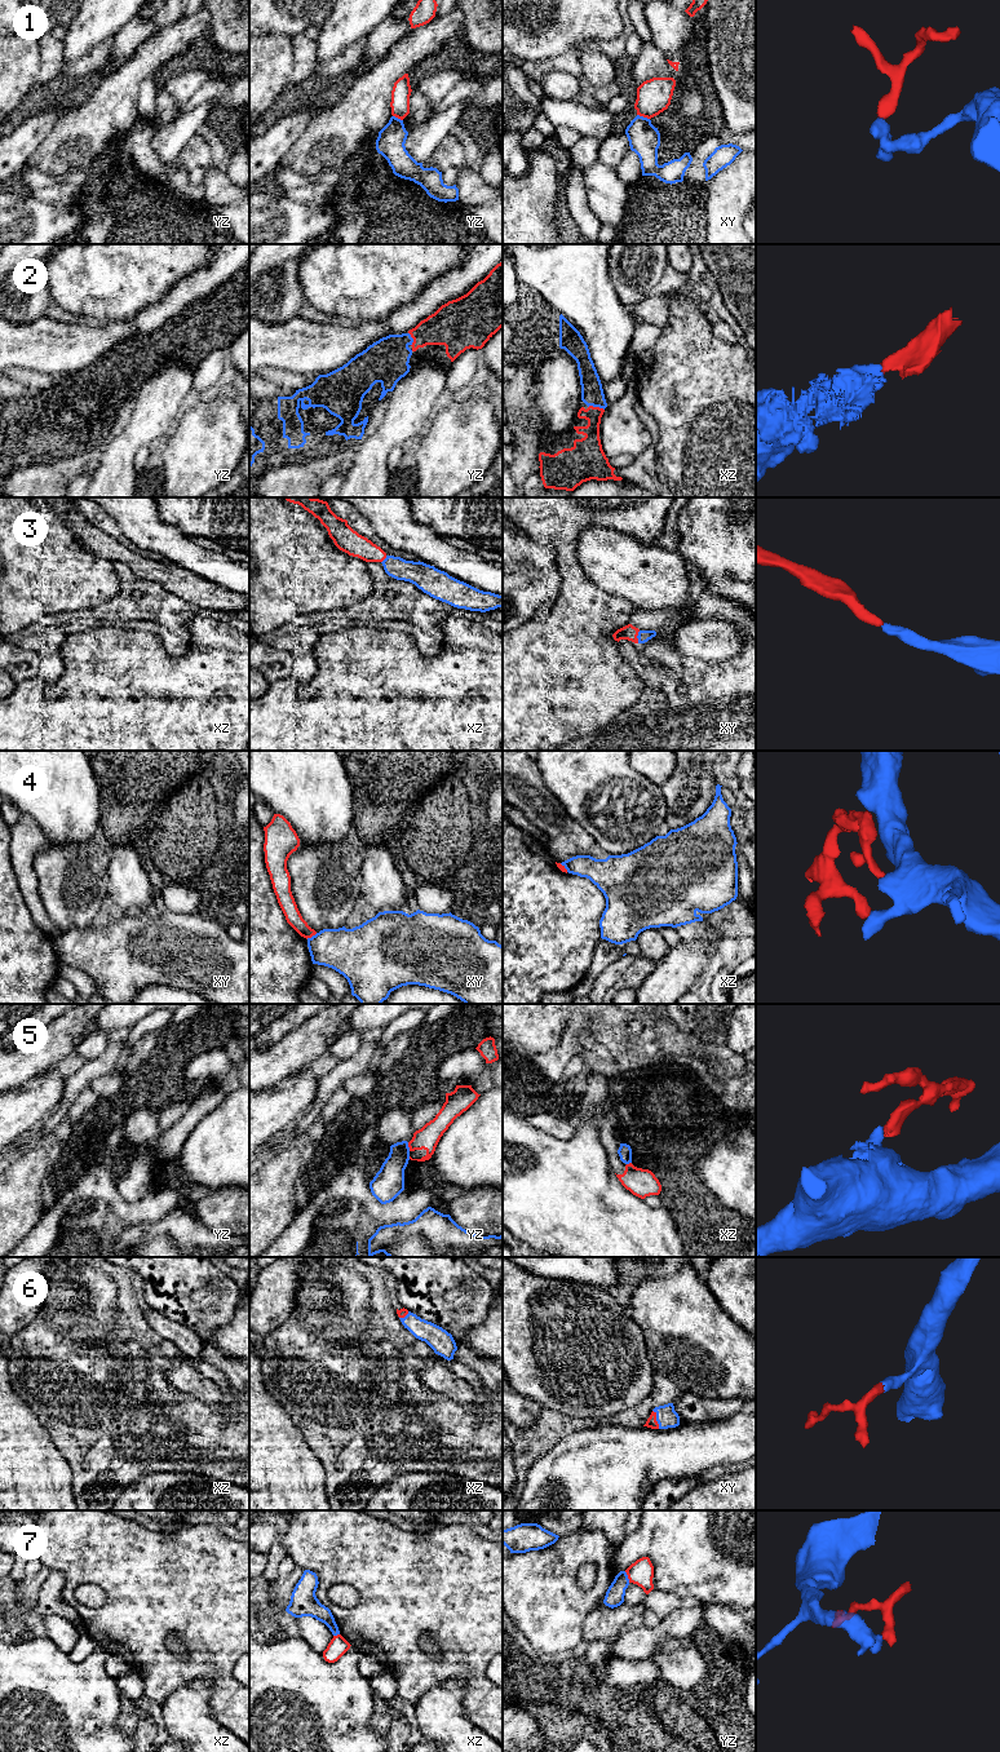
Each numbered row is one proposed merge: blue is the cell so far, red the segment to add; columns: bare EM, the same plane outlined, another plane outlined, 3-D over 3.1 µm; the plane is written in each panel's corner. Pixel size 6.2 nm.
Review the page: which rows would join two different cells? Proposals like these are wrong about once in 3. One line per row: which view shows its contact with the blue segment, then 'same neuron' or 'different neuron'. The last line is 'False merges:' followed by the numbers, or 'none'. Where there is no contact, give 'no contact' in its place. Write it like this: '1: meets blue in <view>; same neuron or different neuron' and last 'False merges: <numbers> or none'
1: meets blue in xy; different neuron
2: meets blue in xz; same neuron
3: meets blue in xy; same neuron
4: meets blue in xy; different neuron
5: meets blue in yz; different neuron
6: meets blue in xy; same neuron
7: meets blue in yz; different neuron
False merges: 1, 4, 5, 7

